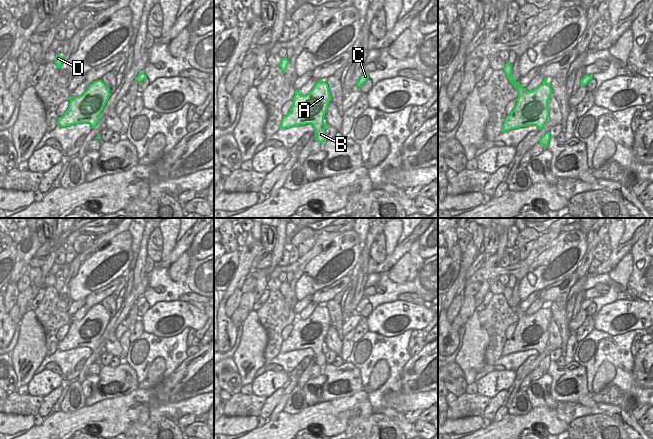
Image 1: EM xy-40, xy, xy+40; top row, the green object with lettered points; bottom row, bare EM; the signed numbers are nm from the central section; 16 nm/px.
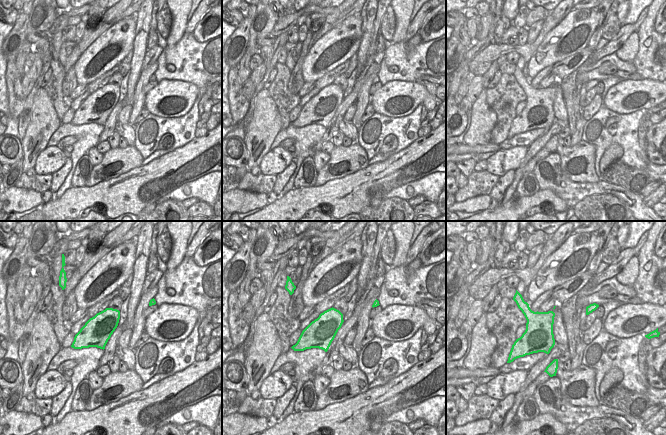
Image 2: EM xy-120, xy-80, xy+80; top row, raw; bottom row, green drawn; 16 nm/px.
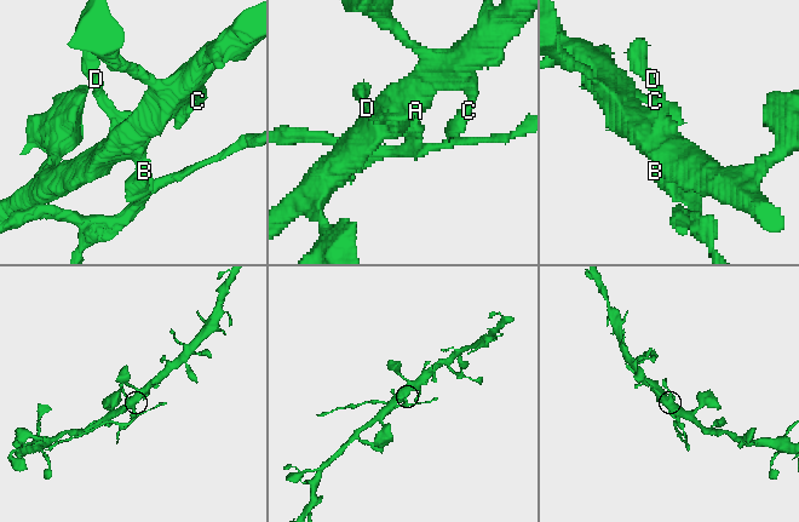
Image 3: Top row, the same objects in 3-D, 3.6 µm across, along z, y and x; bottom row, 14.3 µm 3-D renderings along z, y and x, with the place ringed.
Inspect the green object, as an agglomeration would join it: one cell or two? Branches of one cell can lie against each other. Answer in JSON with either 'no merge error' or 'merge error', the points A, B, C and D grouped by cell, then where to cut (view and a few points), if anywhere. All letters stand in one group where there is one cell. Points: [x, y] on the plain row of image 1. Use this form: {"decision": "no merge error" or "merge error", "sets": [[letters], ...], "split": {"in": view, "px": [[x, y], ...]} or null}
{"decision": "merge error", "sets": [["A", "C", "D"], ["B"]], "split": {"in": "xy", "px": [[324, 352], [319, 352], [315, 355]]}}

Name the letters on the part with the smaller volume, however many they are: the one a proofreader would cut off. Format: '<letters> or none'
B

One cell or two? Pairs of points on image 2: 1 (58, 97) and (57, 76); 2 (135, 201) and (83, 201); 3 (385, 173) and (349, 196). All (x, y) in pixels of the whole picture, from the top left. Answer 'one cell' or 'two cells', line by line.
1: one cell
2: one cell
3: one cell

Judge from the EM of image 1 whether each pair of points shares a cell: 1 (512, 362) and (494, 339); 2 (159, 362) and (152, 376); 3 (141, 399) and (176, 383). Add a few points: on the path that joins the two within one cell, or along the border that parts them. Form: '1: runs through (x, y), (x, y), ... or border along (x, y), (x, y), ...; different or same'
1: border along (501, 356), (493, 364); different
2: runs through (158, 365), (155, 373); same
3: runs through (150, 397), (160, 395), (167, 390); same

